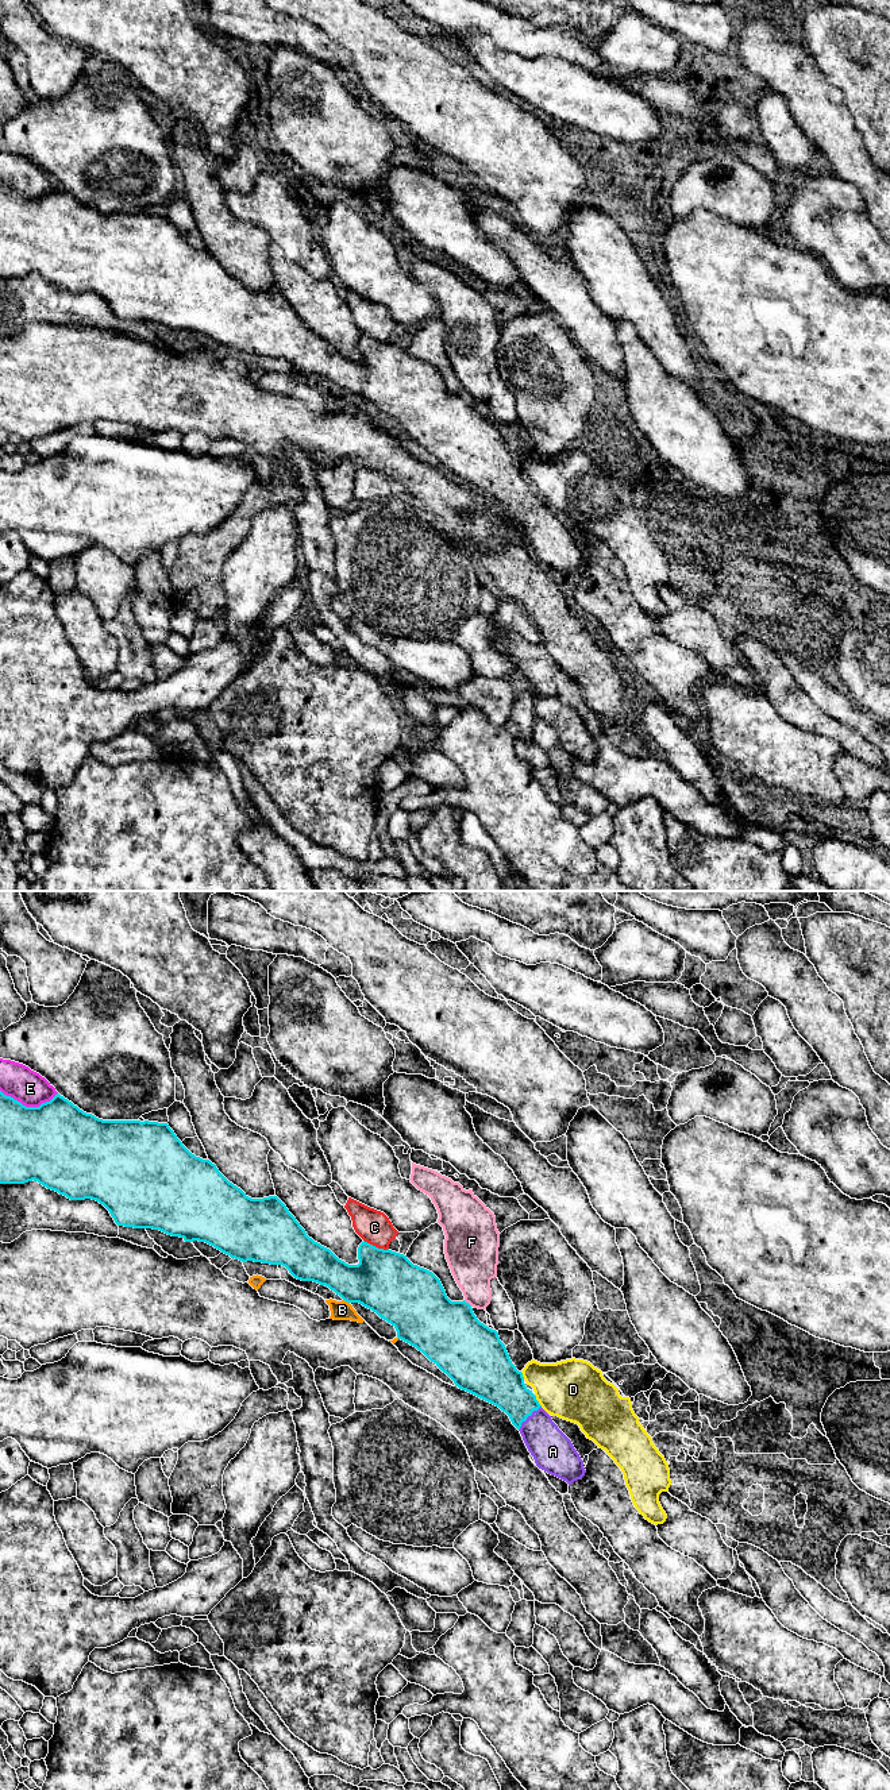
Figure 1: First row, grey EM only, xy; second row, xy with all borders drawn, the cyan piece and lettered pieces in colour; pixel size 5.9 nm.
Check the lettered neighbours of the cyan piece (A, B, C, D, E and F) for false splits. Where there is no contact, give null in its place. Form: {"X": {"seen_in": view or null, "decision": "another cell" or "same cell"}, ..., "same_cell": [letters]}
{"A": {"seen_in": "xy", "decision": "same cell"}, "B": {"seen_in": "xy", "decision": "another cell"}, "C": {"seen_in": "xy", "decision": "another cell"}, "D": {"seen_in": "xy", "decision": "another cell"}, "E": {"seen_in": "xy", "decision": "another cell"}, "F": {"seen_in": "xy", "decision": "another cell"}, "same_cell": ["A"]}

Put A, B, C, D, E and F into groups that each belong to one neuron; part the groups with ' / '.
A / B / C / D / E / F

